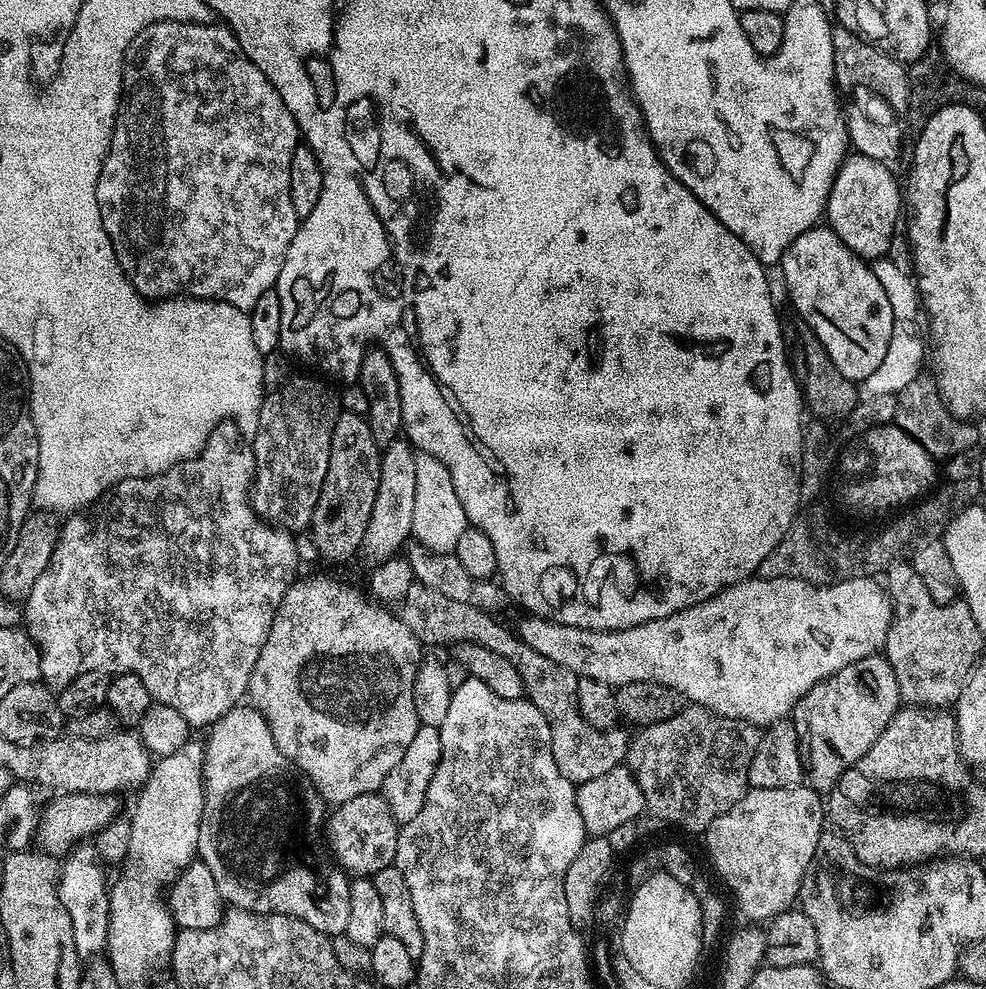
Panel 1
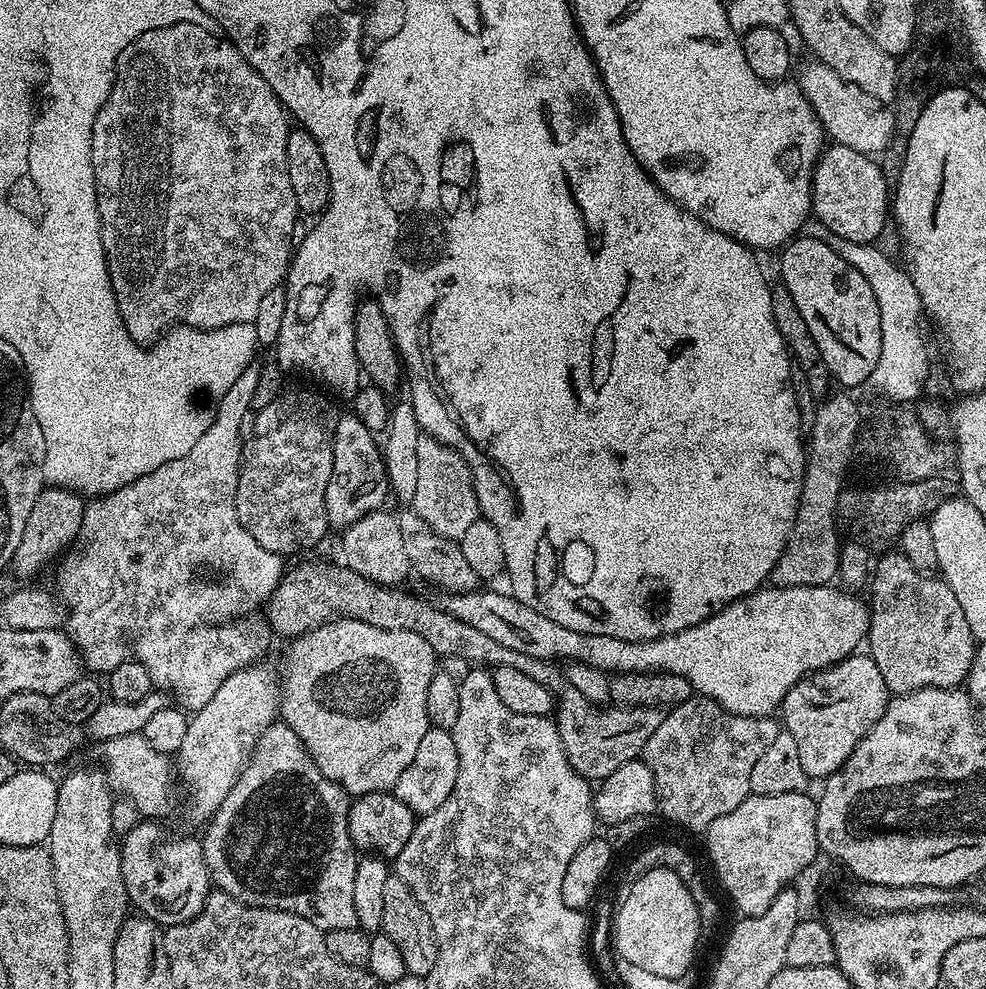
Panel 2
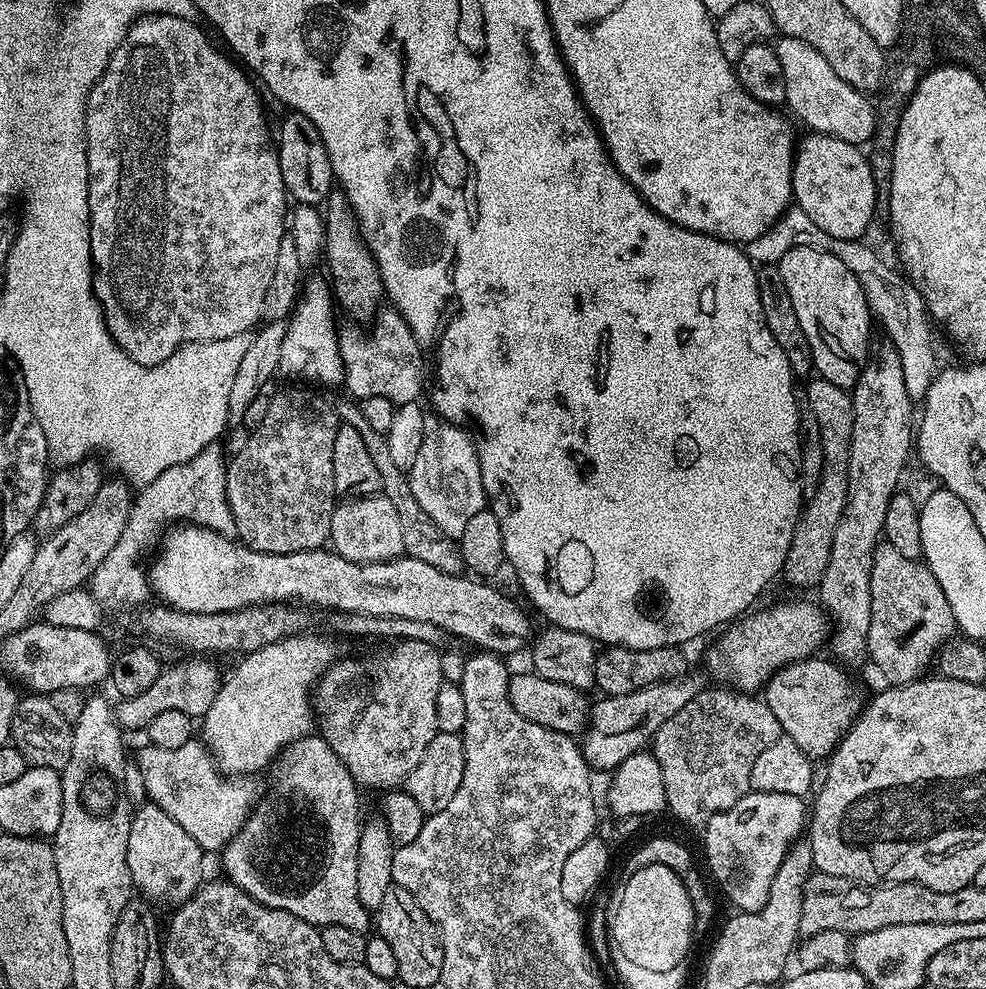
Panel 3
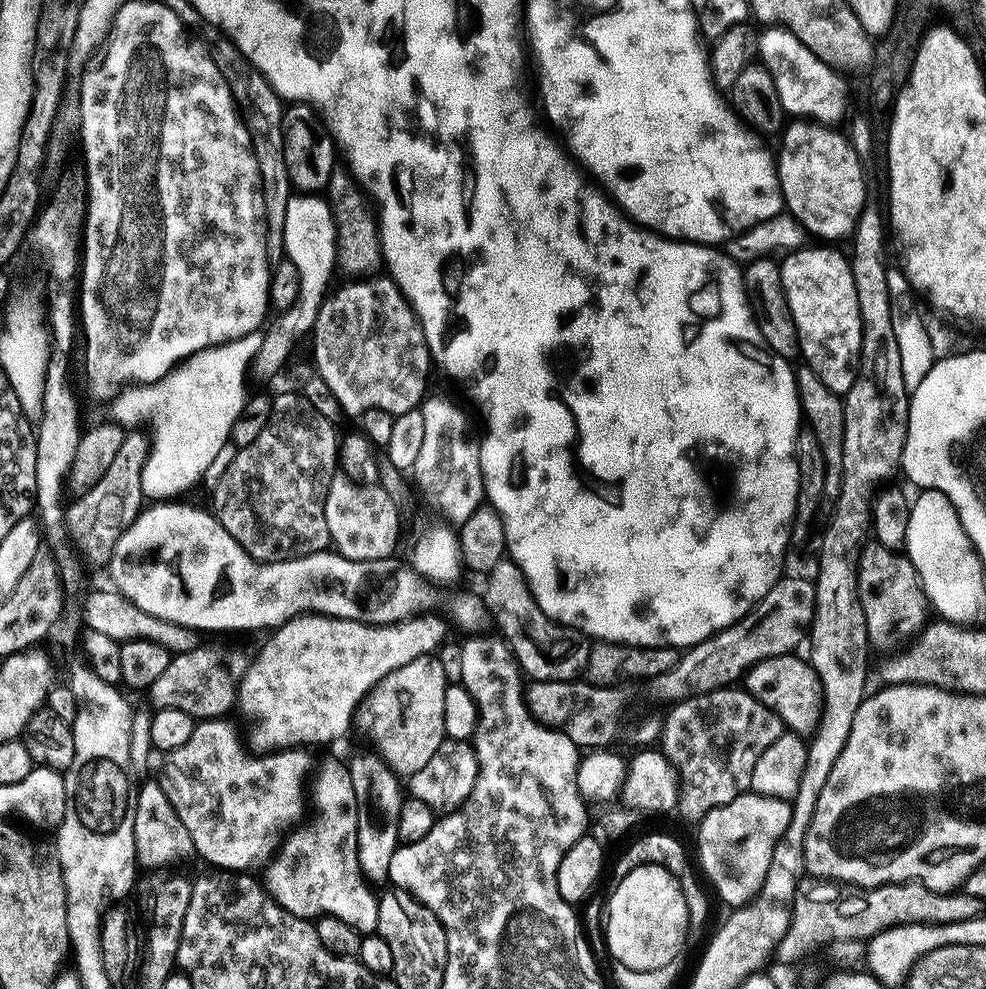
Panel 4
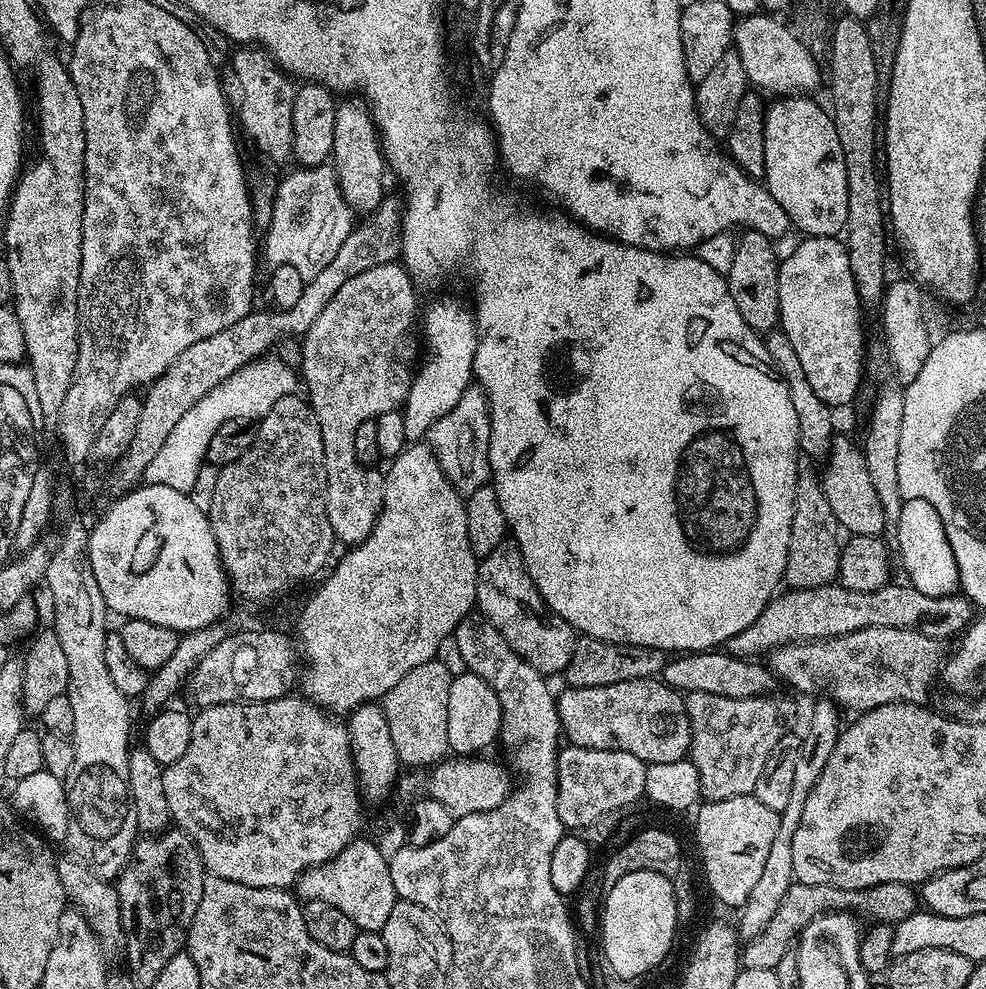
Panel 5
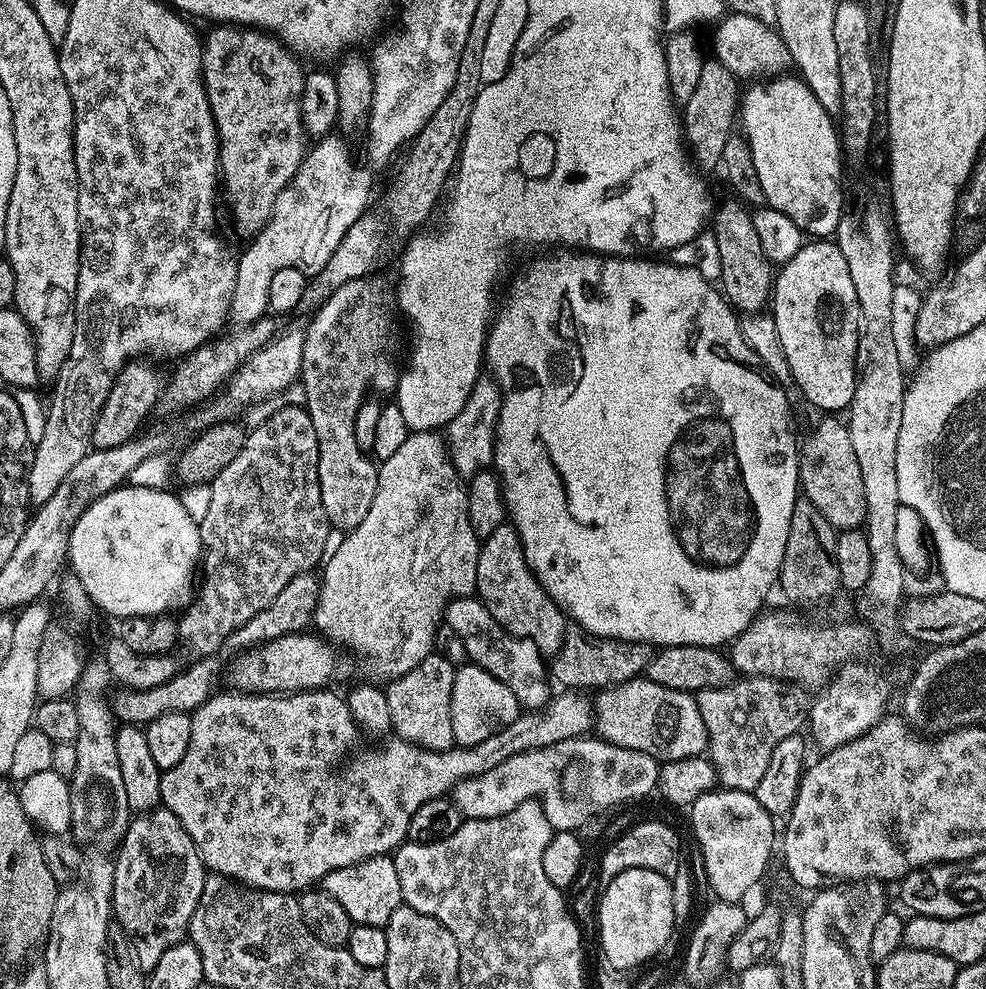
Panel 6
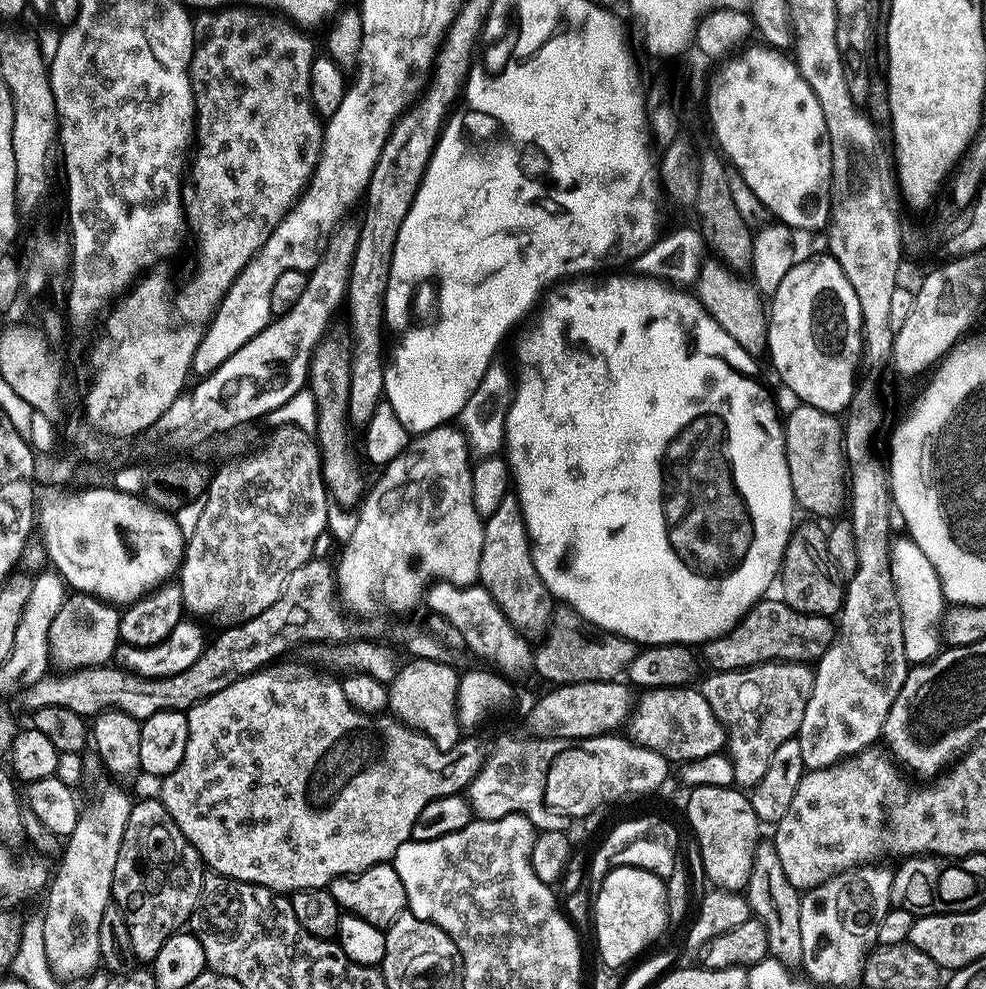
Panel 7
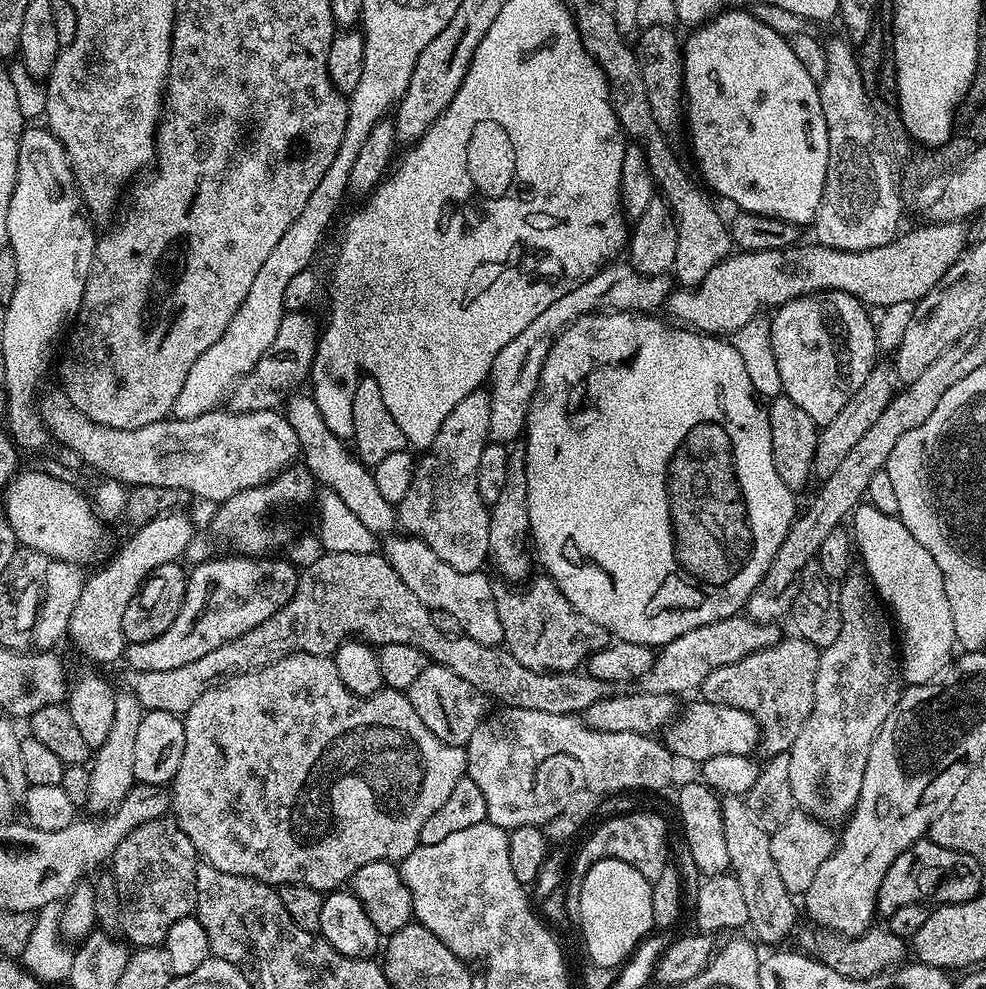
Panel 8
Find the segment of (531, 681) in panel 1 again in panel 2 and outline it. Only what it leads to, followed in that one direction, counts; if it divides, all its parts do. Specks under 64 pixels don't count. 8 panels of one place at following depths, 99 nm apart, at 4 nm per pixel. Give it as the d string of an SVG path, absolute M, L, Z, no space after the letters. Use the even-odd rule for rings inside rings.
M306 560L298 563L294 570L289 569L285 573L268 603L270 624L276 633L295 638L310 629L329 623L337 614L343 614L353 620L365 620L370 626L418 634L426 638L426 642L430 642L440 658L457 656L466 658L476 666L514 666L514 670L522 670L522 674L534 678L534 682L546 686L546 690L552 693L554 723L560 735L562 750L572 770L589 782L604 780L614 774L618 766L626 766L626 762L637 759L643 753L650 734L654 734L654 730L662 726L665 713L659 708L599 708L585 696L578 694L574 686L570 686L563 671L555 663L502 646L502 642L494 642L494 638L454 618L443 607L436 605L435 608L420 596L407 596L400 592L404 590L393 590L388 586L373 584L361 576L351 576L337 564L328 564L324 568L320 560Z

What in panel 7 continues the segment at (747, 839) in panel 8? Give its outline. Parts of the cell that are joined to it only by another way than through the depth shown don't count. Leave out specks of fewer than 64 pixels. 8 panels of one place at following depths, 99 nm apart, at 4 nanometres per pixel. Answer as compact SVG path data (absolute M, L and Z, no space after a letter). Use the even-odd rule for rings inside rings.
M763 842L755 845L752 853L752 869L746 885L746 895L748 904L752 907L752 916L760 921L766 932L766 942L768 943L768 956L777 960L779 964L789 966L799 965L802 961L802 925L800 923L800 897L801 893L786 878L786 873L782 871L782 862L778 859L775 843Z

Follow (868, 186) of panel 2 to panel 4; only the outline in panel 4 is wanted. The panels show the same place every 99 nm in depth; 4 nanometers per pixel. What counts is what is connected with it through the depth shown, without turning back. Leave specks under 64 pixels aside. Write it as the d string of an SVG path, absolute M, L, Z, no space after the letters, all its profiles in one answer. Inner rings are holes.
M796 118L785 123L779 133L780 153L775 153L776 174L780 183L780 193L784 199L786 212L793 216L804 228L805 232L813 237L821 236L821 241L836 242L851 237L856 229L856 222L860 211L866 205L864 198L864 178L860 157L852 148L852 142L843 131L835 132L835 127L827 124L816 123L812 119Z

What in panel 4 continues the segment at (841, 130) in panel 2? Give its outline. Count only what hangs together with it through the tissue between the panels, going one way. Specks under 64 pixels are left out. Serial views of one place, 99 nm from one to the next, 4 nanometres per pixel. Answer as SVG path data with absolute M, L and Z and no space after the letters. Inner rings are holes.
M768 26L759 33L756 50L758 53L759 63L764 65L764 69L770 74L774 82L774 90L778 92L778 102L782 102L785 113L792 118L812 119L816 123L835 125L846 110L846 90L843 82L838 78L839 73L834 71L829 64L823 64L814 53L794 34L790 34L784 28L779 26Z

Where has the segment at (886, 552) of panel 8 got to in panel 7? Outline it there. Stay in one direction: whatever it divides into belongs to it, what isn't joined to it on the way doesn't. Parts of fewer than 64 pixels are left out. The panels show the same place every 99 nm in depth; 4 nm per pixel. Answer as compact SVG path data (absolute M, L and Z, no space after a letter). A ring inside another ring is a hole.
M911 538L893 539L888 550L888 566L898 594L898 606L902 614L904 649L909 665L924 666L936 659L942 651L942 621L946 613L944 591L940 585L930 558Z

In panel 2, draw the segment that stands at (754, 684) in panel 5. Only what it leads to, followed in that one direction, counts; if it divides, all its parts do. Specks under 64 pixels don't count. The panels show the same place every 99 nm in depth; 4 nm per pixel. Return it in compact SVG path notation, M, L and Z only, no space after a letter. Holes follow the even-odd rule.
M860 655L847 656L837 664L801 678L779 706L779 715L784 715L783 731L794 734L802 770L806 770L809 778L827 778L839 772L861 738L868 735L888 708L890 693L882 670L871 655Z

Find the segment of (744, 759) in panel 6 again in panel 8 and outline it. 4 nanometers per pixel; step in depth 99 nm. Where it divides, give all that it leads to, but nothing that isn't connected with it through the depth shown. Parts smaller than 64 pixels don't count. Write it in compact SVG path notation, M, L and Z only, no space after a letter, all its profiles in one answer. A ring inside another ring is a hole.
M782 638L772 648L758 650L742 662L722 666L714 674L706 674L698 692L709 704L722 704L749 712L760 728L759 751L765 757L791 752L794 738L802 730L810 710L814 710L814 686L820 665L821 649L808 640Z

